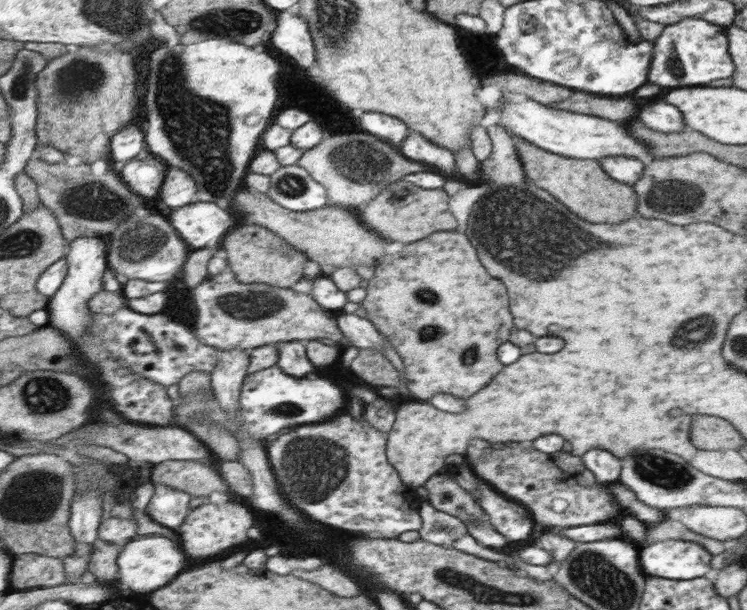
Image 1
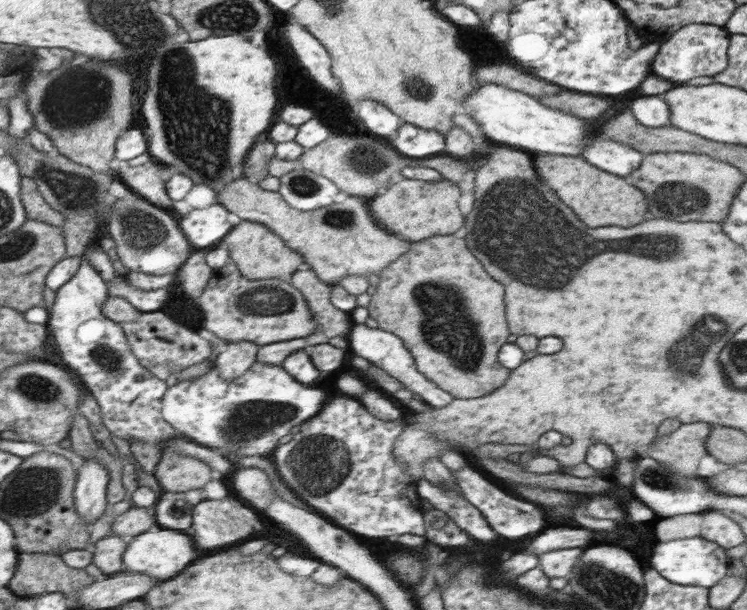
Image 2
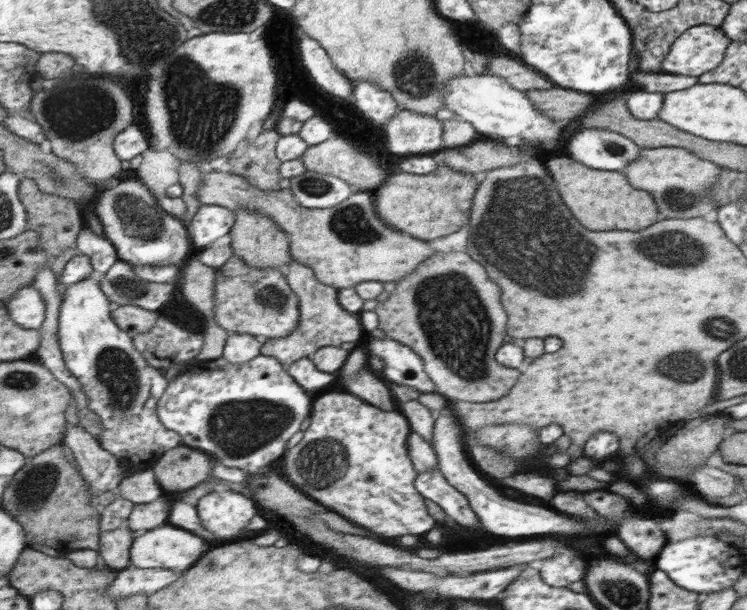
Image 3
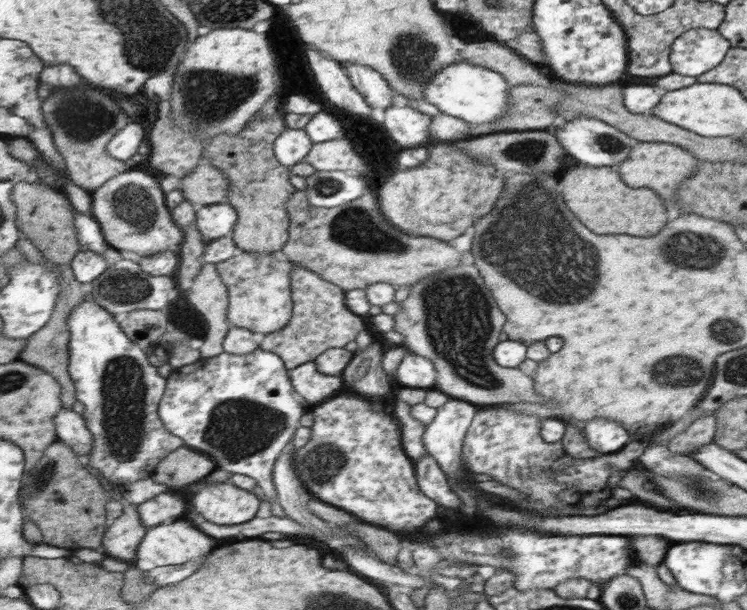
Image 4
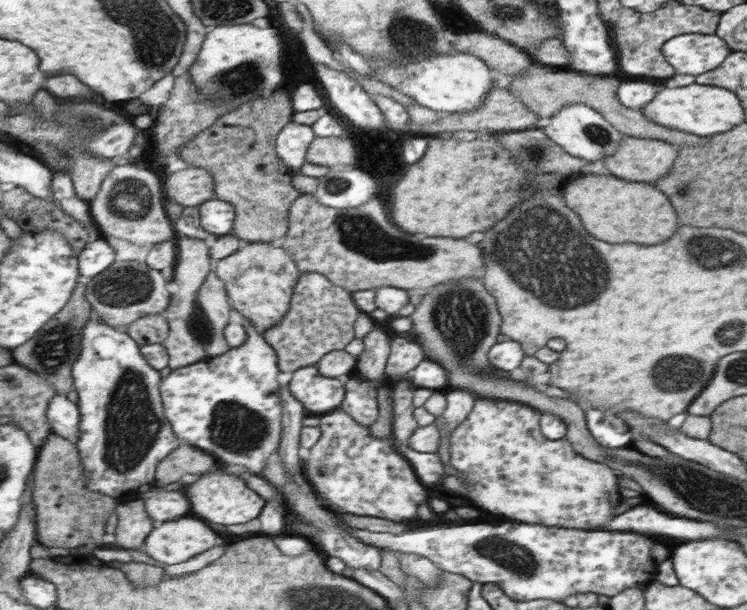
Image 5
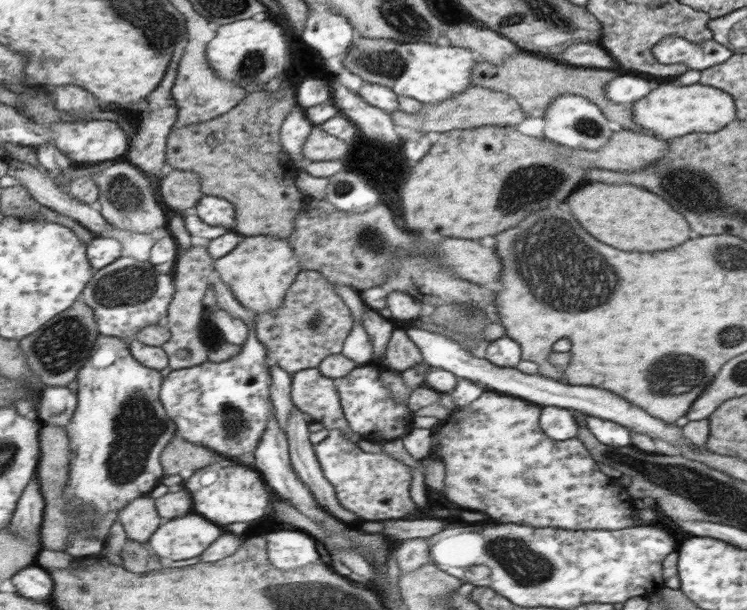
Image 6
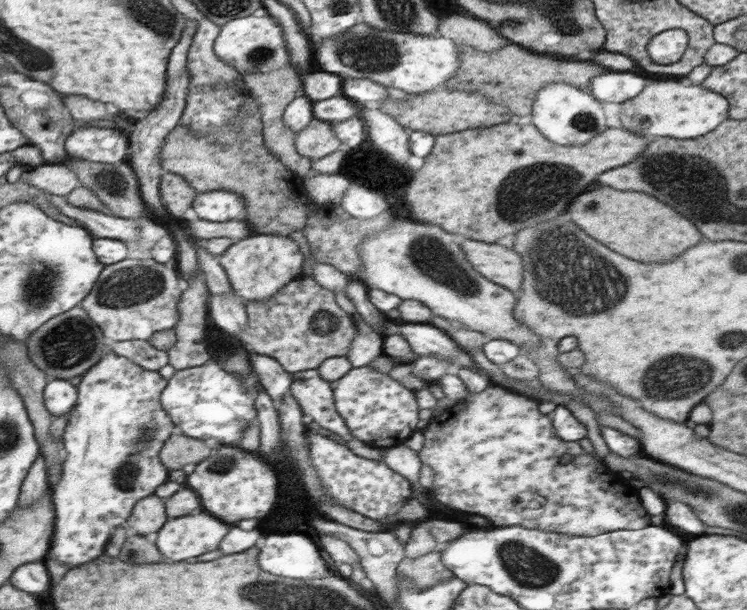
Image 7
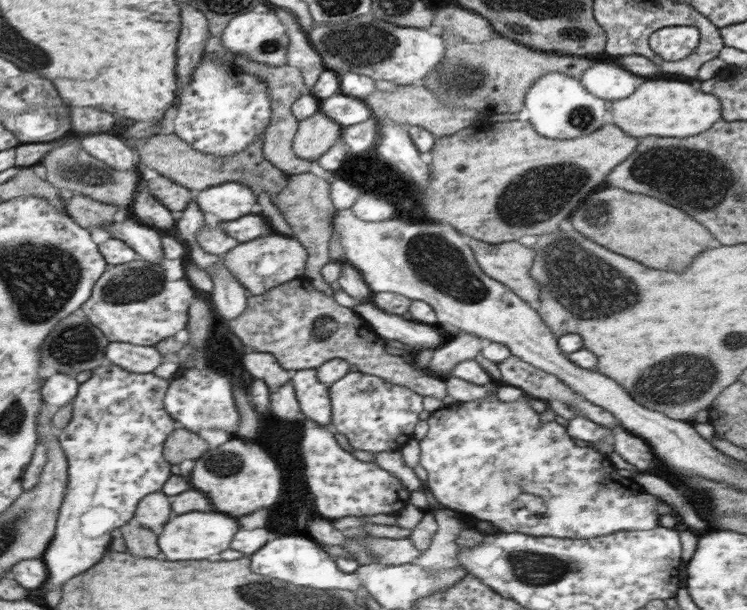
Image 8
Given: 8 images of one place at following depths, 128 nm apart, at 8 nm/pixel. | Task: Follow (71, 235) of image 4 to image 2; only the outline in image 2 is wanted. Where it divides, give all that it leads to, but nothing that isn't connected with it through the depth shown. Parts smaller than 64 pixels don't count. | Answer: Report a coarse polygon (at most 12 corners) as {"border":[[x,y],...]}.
{"border":[[22,176],[19,196],[28,220],[62,230],[66,216],[46,201],[34,178]]}

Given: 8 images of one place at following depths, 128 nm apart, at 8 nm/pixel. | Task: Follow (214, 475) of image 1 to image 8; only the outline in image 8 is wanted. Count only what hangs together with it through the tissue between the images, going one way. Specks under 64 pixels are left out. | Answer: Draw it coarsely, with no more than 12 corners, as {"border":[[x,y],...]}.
{"border":[[178,426],[166,440],[164,456],[174,465],[196,460],[208,442]]}

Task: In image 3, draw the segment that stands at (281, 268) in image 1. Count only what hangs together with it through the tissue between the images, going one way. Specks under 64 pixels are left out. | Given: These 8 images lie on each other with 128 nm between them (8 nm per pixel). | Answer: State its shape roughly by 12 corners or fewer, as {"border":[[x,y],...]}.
{"border":[[236,211],[233,255],[257,268],[291,264],[286,232]]}

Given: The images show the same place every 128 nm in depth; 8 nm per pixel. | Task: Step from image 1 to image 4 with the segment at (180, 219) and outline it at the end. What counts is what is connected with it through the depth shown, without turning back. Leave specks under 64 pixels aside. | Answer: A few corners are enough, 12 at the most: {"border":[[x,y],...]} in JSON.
{"border":[[204,206],[194,224],[207,242],[232,232],[237,211]]}

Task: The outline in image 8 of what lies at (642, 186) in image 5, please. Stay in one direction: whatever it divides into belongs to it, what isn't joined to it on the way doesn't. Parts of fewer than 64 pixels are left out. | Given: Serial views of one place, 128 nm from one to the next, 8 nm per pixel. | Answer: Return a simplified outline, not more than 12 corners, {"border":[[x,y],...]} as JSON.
{"border":[[610,187],[572,224],[648,268],[686,268],[715,239],[686,212]]}

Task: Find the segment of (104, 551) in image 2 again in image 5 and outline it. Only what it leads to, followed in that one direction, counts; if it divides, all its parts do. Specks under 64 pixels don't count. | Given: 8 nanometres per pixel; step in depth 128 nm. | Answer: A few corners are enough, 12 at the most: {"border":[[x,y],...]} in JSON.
{"border":[[144,499],[116,505],[110,543],[139,550],[155,523]]}

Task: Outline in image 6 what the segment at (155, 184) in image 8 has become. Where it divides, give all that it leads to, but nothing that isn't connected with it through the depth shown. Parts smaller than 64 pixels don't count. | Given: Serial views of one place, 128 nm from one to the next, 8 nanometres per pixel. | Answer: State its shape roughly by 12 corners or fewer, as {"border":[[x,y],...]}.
{"border":[[174,169],[158,183],[179,213],[205,196],[200,175]]}

